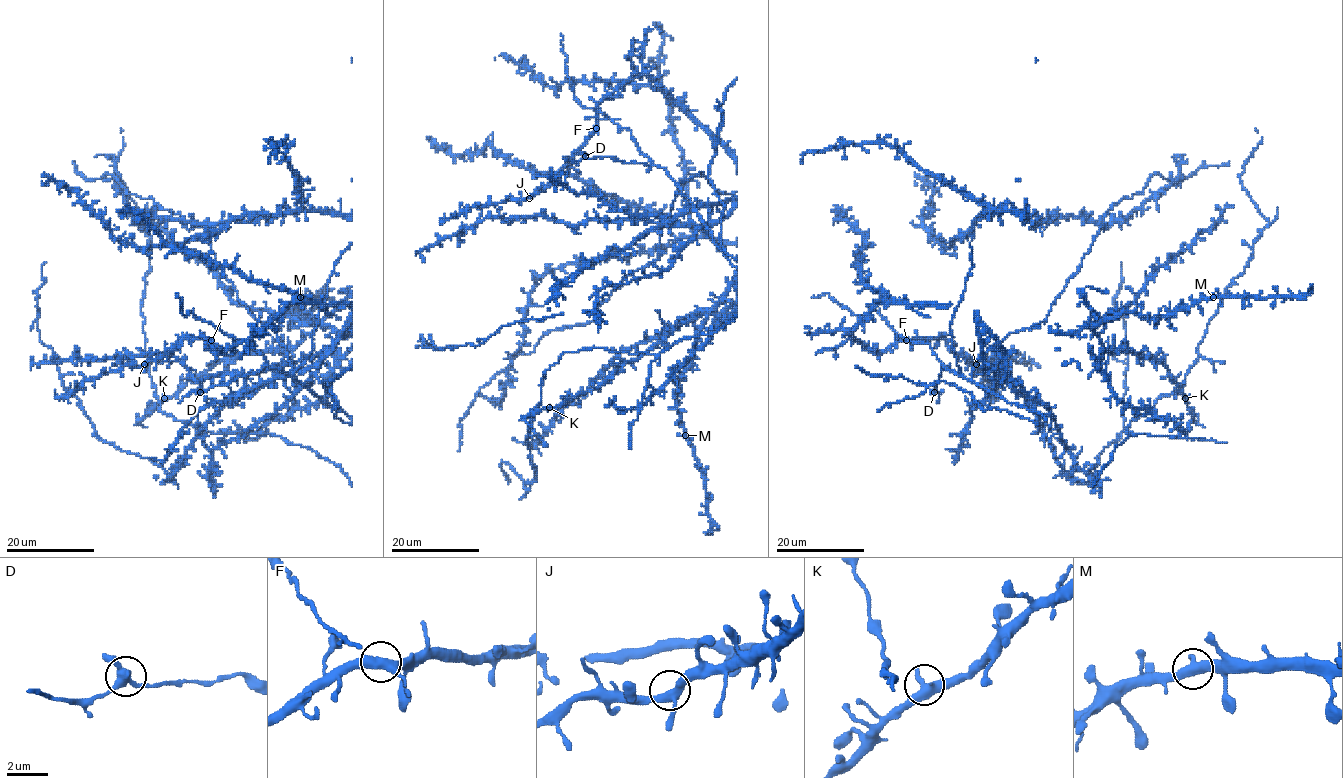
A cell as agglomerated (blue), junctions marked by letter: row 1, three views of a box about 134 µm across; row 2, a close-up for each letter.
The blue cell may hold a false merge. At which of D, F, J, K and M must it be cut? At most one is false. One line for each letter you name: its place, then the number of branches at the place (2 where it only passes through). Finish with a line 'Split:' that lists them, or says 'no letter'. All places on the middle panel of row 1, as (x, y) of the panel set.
Split: no letter

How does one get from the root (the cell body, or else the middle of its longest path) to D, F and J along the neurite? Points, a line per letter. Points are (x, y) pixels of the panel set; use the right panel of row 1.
D: (1088, 252), (1044, 322), (1009, 333), (996, 342), (973, 367), (970, 380), (944, 366), (934, 392)
F: (1088, 252), (1046, 320), (971, 371), (1002, 368), (1000, 380), (996, 355), (981, 371), (943, 338), (906, 340)
J: (1088, 252), (1046, 320), (1009, 333), (971, 371), (1002, 368), (1002, 378), (996, 355), (976, 364)

